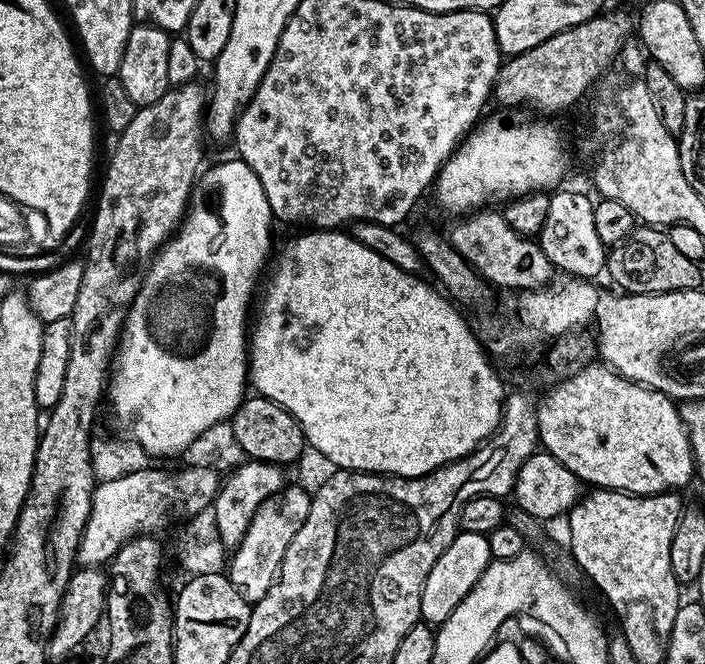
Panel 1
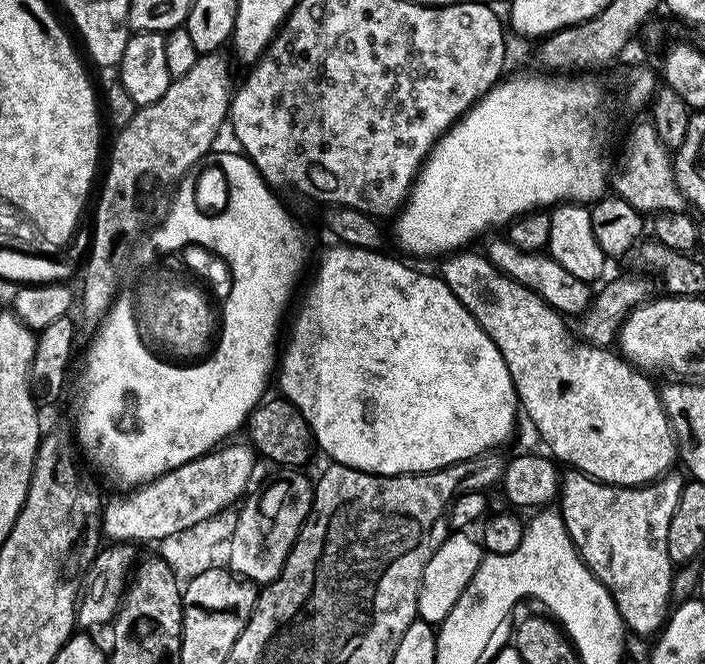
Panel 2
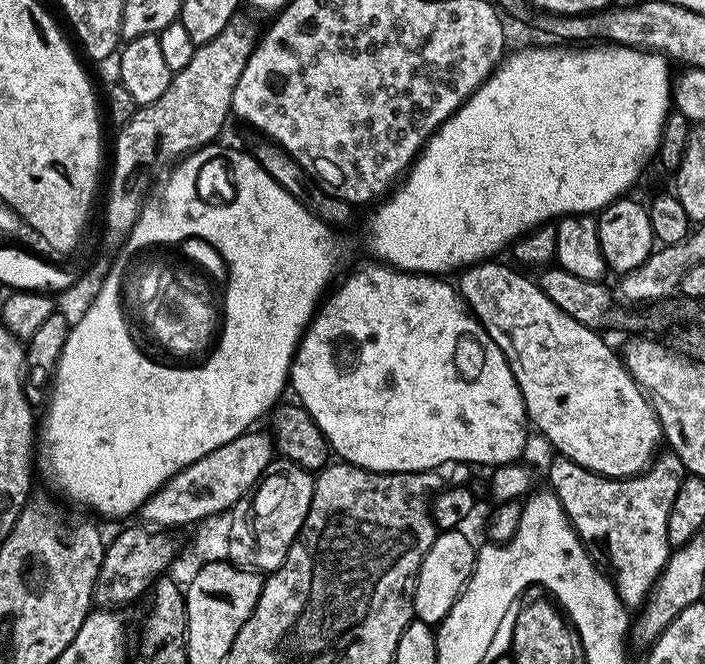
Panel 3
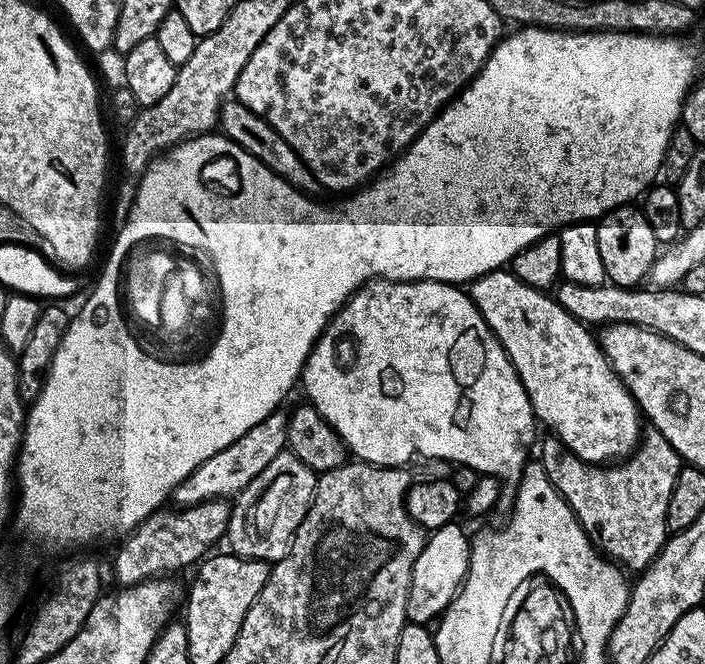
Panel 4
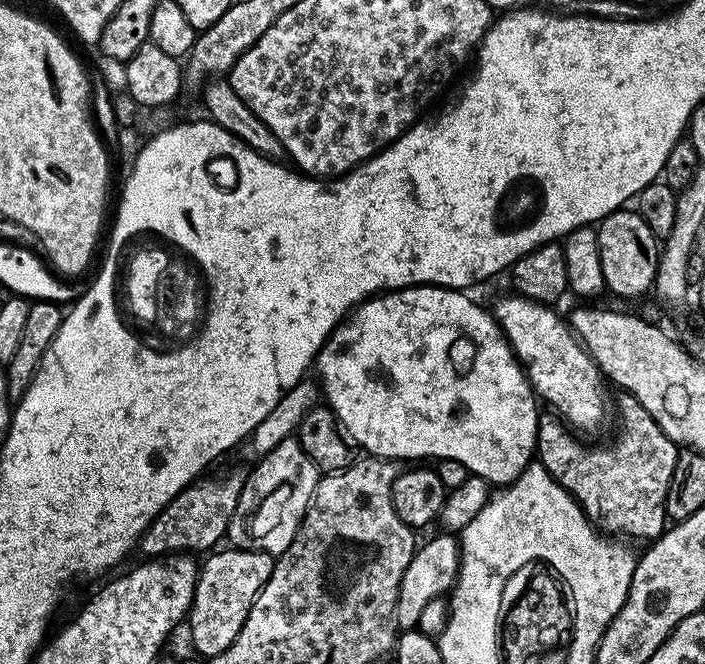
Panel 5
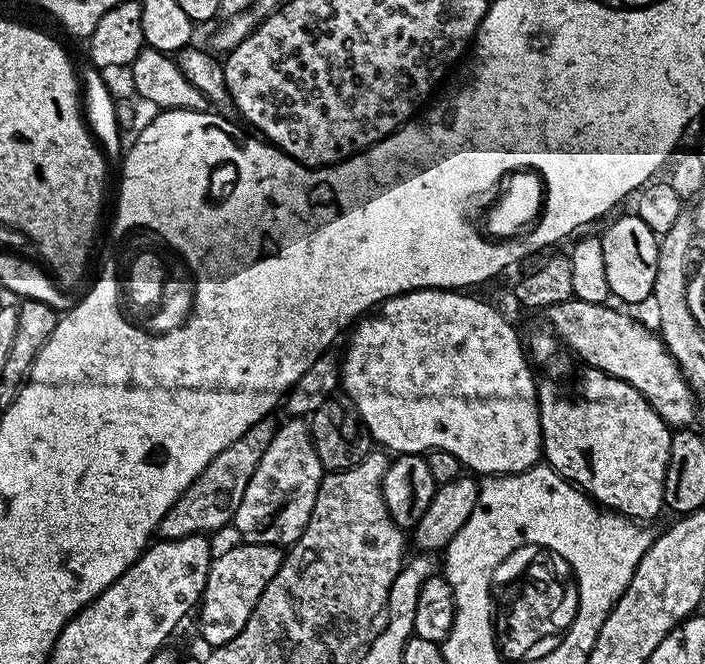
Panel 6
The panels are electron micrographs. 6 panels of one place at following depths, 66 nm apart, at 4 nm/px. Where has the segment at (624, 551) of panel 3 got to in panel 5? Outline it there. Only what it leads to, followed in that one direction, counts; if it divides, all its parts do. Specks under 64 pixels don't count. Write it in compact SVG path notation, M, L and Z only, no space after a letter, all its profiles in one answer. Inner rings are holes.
M627 394L617 397L614 408L620 411L620 425L612 444L585 442L559 416L547 414L536 421L535 455L539 464L580 503L580 509L599 531L629 541L651 542L666 527L666 494L670 490L674 462L678 462L678 446L650 418L638 398Z

